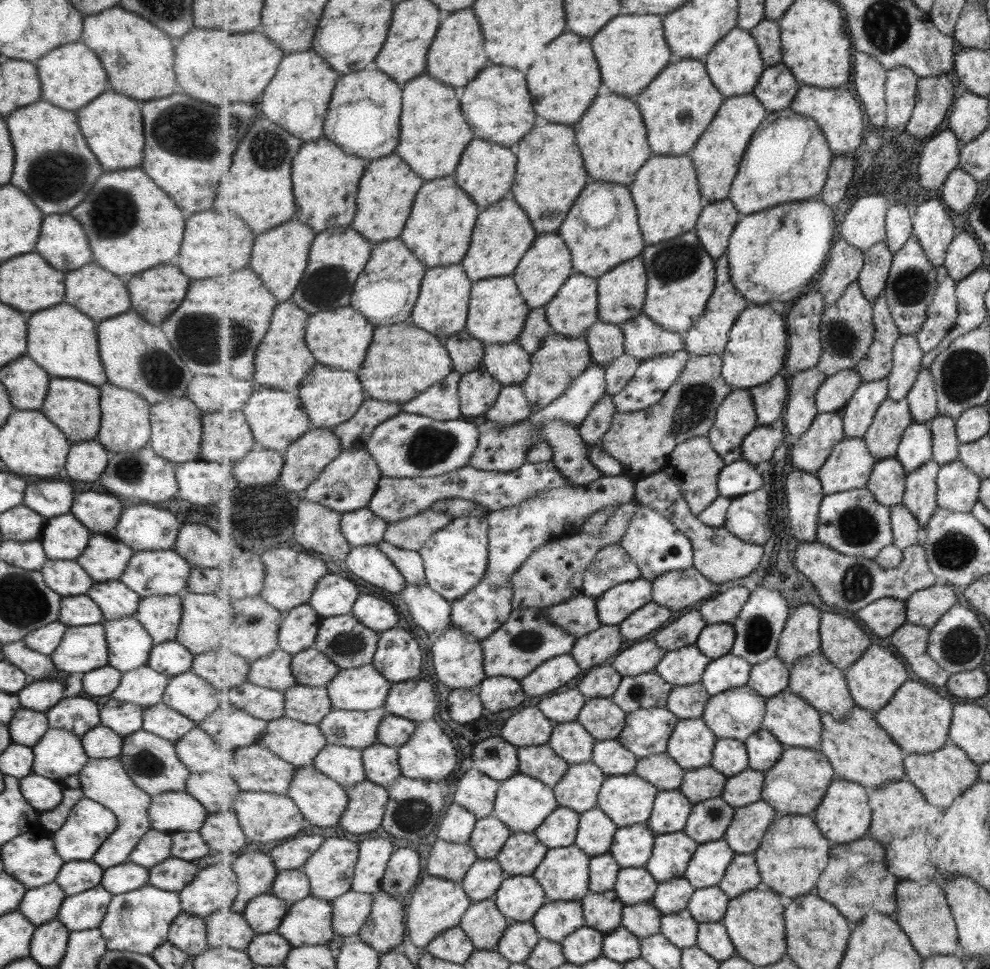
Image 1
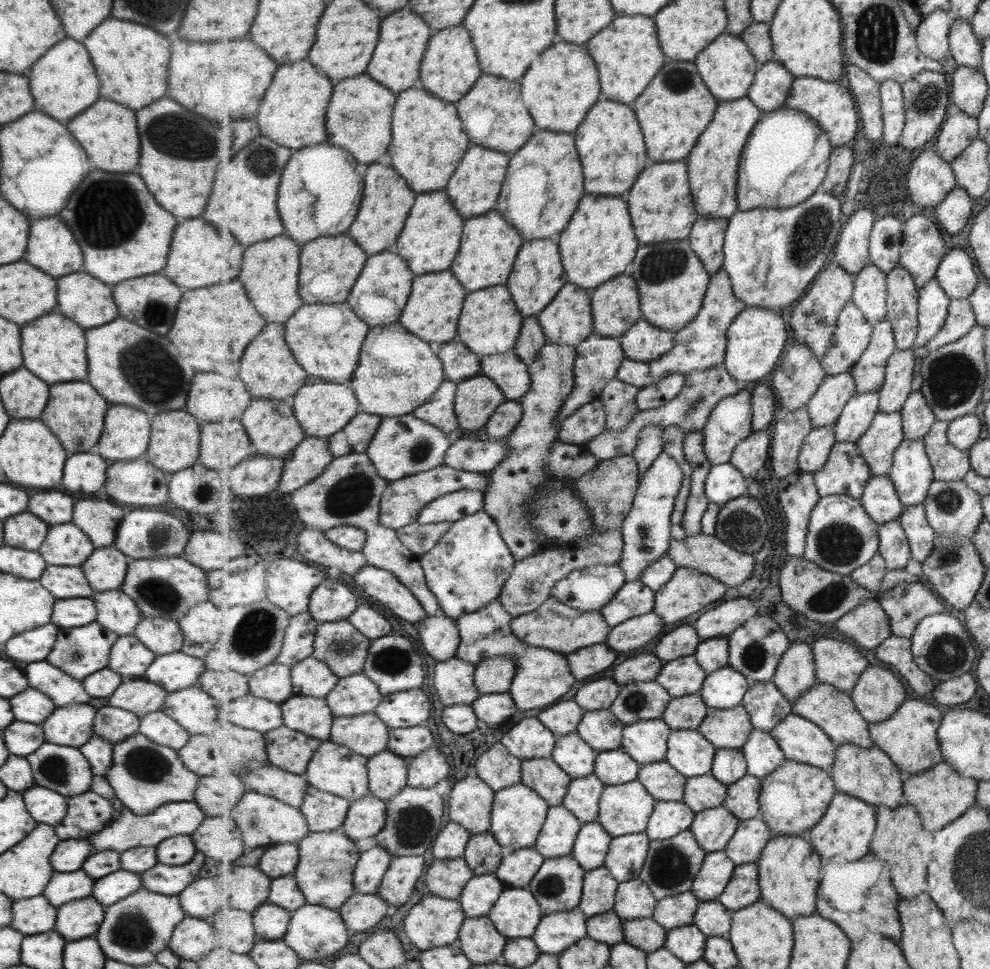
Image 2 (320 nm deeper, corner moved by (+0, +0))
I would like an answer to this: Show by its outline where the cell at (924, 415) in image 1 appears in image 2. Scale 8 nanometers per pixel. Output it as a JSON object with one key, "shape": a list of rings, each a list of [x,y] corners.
{"shape":[[[920,390],[909,395],[901,413],[905,437],[909,440],[924,439],[938,421],[934,409]]]}

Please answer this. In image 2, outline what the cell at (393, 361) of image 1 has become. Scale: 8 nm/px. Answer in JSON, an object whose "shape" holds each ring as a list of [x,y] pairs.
{"shape":[[[399,322],[391,324],[391,328],[385,328],[385,326],[371,328],[371,332],[367,336],[367,344],[363,344],[362,354],[363,360],[359,362],[355,380],[349,385],[355,388],[359,402],[363,404],[363,410],[369,414],[394,417],[412,413],[416,408],[423,406],[439,390],[446,379],[444,364],[438,357],[438,353],[435,354],[427,341],[415,333],[409,332]]]}

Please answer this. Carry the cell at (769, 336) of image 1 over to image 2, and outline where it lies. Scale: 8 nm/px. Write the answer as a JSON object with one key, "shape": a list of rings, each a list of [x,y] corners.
{"shape":[[[748,306],[728,330],[728,346],[724,367],[735,380],[753,382],[769,376],[777,368],[787,344],[787,328],[779,312],[769,312],[766,308]]]}

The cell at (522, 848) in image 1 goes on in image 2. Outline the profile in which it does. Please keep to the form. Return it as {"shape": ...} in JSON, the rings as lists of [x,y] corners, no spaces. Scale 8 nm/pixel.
{"shape":[[[534,847],[521,848],[505,855],[495,874],[507,888],[529,888],[546,859]]]}

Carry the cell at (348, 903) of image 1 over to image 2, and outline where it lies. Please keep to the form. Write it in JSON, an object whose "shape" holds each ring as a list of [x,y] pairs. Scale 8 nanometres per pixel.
{"shape":[[[355,891],[355,894],[340,908],[348,928],[355,932],[365,932],[379,924],[387,912],[393,908],[378,895]]]}

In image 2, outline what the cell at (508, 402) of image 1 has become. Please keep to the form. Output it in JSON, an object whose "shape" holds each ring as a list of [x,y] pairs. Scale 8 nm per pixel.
{"shape":[[[506,400],[498,406],[486,424],[487,436],[490,439],[507,439],[523,418],[524,408],[519,401]]]}

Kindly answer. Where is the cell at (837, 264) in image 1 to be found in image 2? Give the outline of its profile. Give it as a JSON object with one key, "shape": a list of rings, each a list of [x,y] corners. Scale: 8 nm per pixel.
{"shape":[[[832,262],[827,268],[823,269],[823,272],[819,273],[819,278],[815,280],[808,292],[795,305],[790,323],[794,334],[796,334],[796,340],[806,344],[820,361],[823,360],[827,349],[830,348],[834,332],[838,327],[838,318],[841,311],[853,298],[854,280],[855,275],[847,272],[841,264]]]}

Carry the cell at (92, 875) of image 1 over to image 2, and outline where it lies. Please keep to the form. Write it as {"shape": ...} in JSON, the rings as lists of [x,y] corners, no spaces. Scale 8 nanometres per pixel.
{"shape":[[[81,869],[73,872],[55,872],[43,889],[45,900],[57,908],[70,900],[89,897],[94,879]]]}

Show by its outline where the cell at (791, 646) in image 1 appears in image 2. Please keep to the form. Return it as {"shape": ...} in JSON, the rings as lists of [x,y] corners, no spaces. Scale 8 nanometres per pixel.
{"shape":[[[802,641],[792,643],[782,656],[773,683],[794,703],[818,682],[814,649]]]}

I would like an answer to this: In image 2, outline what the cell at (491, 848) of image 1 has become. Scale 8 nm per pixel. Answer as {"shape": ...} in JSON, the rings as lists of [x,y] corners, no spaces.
{"shape":[[[487,831],[472,836],[464,859],[474,869],[474,874],[481,876],[496,873],[504,857],[502,844],[499,844],[493,833]]]}

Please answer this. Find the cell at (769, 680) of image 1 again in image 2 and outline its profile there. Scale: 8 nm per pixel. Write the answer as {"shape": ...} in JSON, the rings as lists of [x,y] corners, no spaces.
{"shape":[[[773,681],[751,682],[742,705],[750,713],[754,728],[771,732],[794,712],[792,703]]]}

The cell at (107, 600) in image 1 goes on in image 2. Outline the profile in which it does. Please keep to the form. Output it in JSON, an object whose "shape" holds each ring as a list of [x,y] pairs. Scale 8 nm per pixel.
{"shape":[[[119,590],[93,593],[96,624],[118,636],[132,635],[142,616],[131,600]]]}

